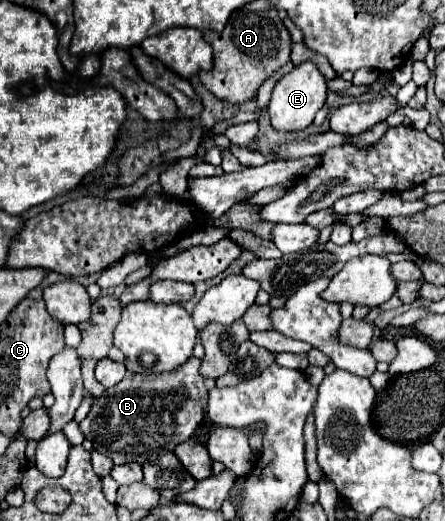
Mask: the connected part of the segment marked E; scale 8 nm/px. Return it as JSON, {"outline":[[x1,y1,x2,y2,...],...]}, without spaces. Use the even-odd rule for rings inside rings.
{"outline":[[313,63,295,65,293,71,283,75,273,87,269,101,269,117,273,127,279,131,299,131,309,127,315,119,315,113,325,105,325,97,327,97,327,79,321,75,321,71,317,71]]}

